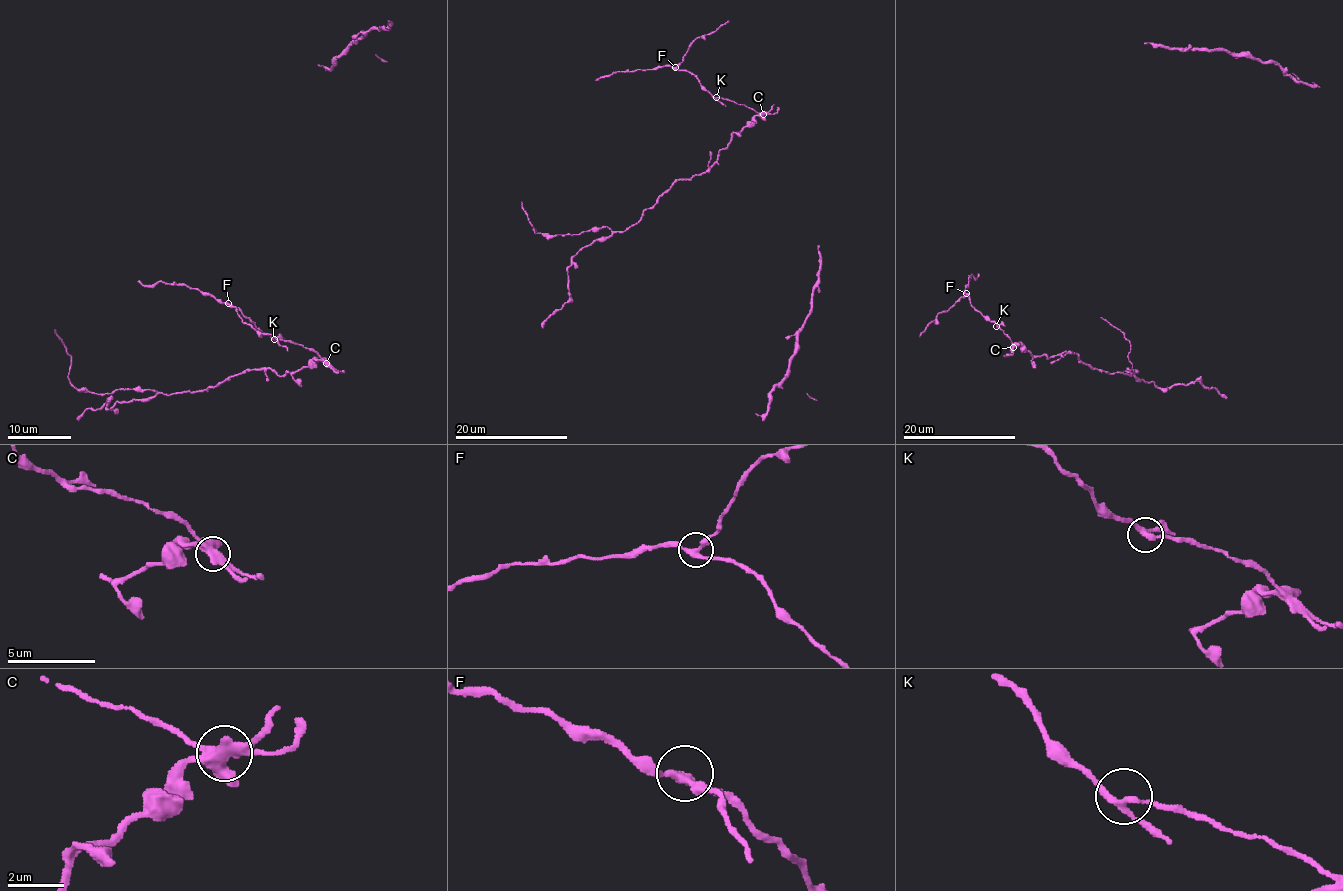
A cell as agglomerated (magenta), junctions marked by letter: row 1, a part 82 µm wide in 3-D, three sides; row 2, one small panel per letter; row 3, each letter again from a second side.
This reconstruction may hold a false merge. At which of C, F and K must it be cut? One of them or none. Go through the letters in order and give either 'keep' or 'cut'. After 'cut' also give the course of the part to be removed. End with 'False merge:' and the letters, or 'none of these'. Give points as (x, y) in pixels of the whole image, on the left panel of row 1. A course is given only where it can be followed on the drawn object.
C: cut | (326, 363), (280, 375), (247, 369), (192, 392), (103, 394), (68, 378), (70, 358), (54, 329)
F: keep
K: keep
False merge: C

